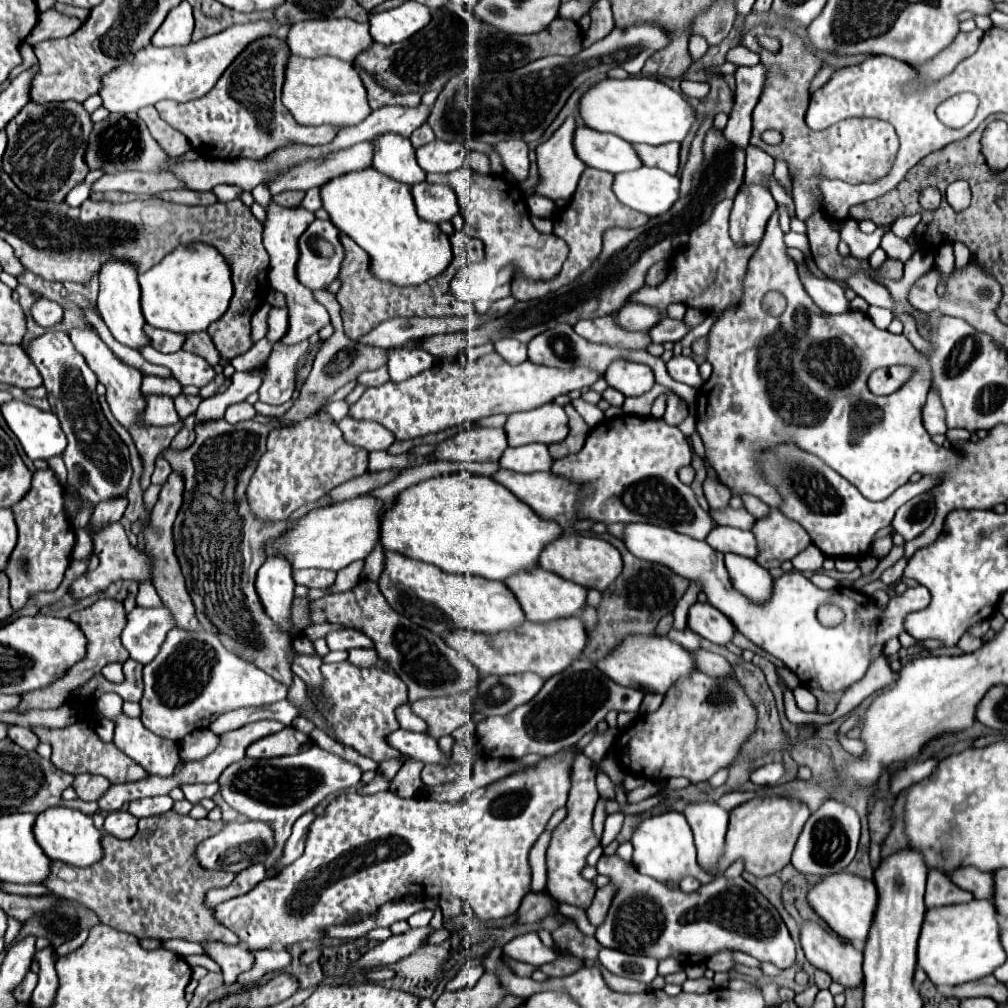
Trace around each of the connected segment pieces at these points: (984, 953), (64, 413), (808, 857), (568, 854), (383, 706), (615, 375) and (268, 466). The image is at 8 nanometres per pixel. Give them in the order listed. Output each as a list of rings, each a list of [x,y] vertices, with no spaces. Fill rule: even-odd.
[[[972,899],[968,905],[948,905],[926,909],[922,933],[918,939],[918,967],[938,985],[960,985],[990,975],[1006,961],[1000,945],[996,909],[992,901]]]
[[[48,331],[30,343],[28,355],[44,379],[50,409],[58,417],[68,439],[62,453],[64,463],[68,465],[68,481],[72,481],[72,485],[76,485],[76,489],[80,489],[80,493],[92,501],[92,505],[126,493],[132,477],[128,447],[104,417],[96,395],[98,377],[74,349],[70,337],[62,331]]]
[[[826,801],[816,813],[810,815],[810,819],[806,821],[796,849],[792,853],[792,865],[800,871],[800,873],[812,873],[812,875],[832,875],[842,871],[856,855],[856,847],[858,847],[858,839],[860,839],[860,817],[852,807],[840,805],[838,801]]]
[[[580,753],[574,759],[574,767],[572,767],[572,789],[570,789],[568,803],[566,803],[568,815],[566,815],[566,809],[558,809],[546,825],[546,831],[552,831],[552,839],[550,839],[550,845],[548,845],[548,851],[546,851],[546,865],[548,865],[546,891],[558,903],[568,903],[568,905],[574,905],[574,907],[580,907],[580,909],[588,909],[592,899],[594,899],[594,893],[596,893],[596,885],[582,877],[582,869],[586,867],[586,857],[598,845],[598,839],[592,833],[592,813],[594,813],[596,801],[600,799],[594,777],[596,777],[594,763],[588,761],[588,757],[584,757]]]
[[[348,661],[342,663],[330,663],[322,665],[322,685],[318,689],[306,687],[308,699],[312,703],[312,709],[324,717],[326,725],[330,727],[334,739],[346,747],[356,749],[360,755],[370,757],[376,763],[382,763],[386,759],[398,759],[400,763],[406,763],[406,757],[392,747],[386,745],[384,737],[392,731],[396,731],[400,725],[396,721],[396,707],[404,705],[408,701],[408,689],[404,681],[380,667],[356,667]],[[318,695],[328,699],[328,705],[320,705]]]
[[[614,359],[608,365],[604,379],[606,379],[608,387],[620,391],[626,397],[642,395],[642,393],[650,391],[654,385],[652,369],[648,365],[634,363],[628,359]]]
[[[304,419],[292,427],[274,429],[268,435],[268,449],[262,455],[258,469],[248,485],[248,501],[250,501],[252,511],[256,511],[256,517],[260,517],[262,521],[280,521],[280,519],[288,521],[290,513],[296,511],[298,507],[324,497],[336,485],[346,483],[354,477],[360,477],[366,471],[368,471],[368,451],[362,447],[348,445],[336,423],[330,423],[330,421],[322,423],[316,419]]]

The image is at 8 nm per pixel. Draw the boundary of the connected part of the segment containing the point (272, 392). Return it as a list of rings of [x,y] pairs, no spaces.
[[[308,341],[296,345],[273,345],[264,373],[264,383],[258,390],[260,401],[270,405],[282,405],[290,401],[294,393],[296,361],[304,355],[304,349],[308,349]]]

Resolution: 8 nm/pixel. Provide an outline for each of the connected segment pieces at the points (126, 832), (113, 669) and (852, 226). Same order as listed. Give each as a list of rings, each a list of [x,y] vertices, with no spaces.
[[[126,809],[112,811],[104,821],[104,831],[118,837],[118,839],[132,839],[136,835],[138,819],[130,815]]]
[[[120,663],[106,665],[100,673],[102,673],[110,683],[120,683],[120,681],[124,681],[124,673],[122,673],[122,665],[120,665]]]
[[[848,219],[840,231],[840,237],[850,245],[850,255],[854,255],[856,259],[868,259],[880,245],[882,235],[890,229],[891,226],[880,227],[872,235],[864,235],[858,229],[858,223],[854,219]]]

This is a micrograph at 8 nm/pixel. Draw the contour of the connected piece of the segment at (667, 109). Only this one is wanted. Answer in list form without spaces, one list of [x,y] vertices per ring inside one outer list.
[[[606,77],[594,83],[580,97],[580,117],[590,129],[614,133],[632,145],[634,143],[664,145],[670,141],[680,143],[688,135],[696,119],[694,109],[690,107],[686,97],[654,77],[626,77],[626,79]]]

